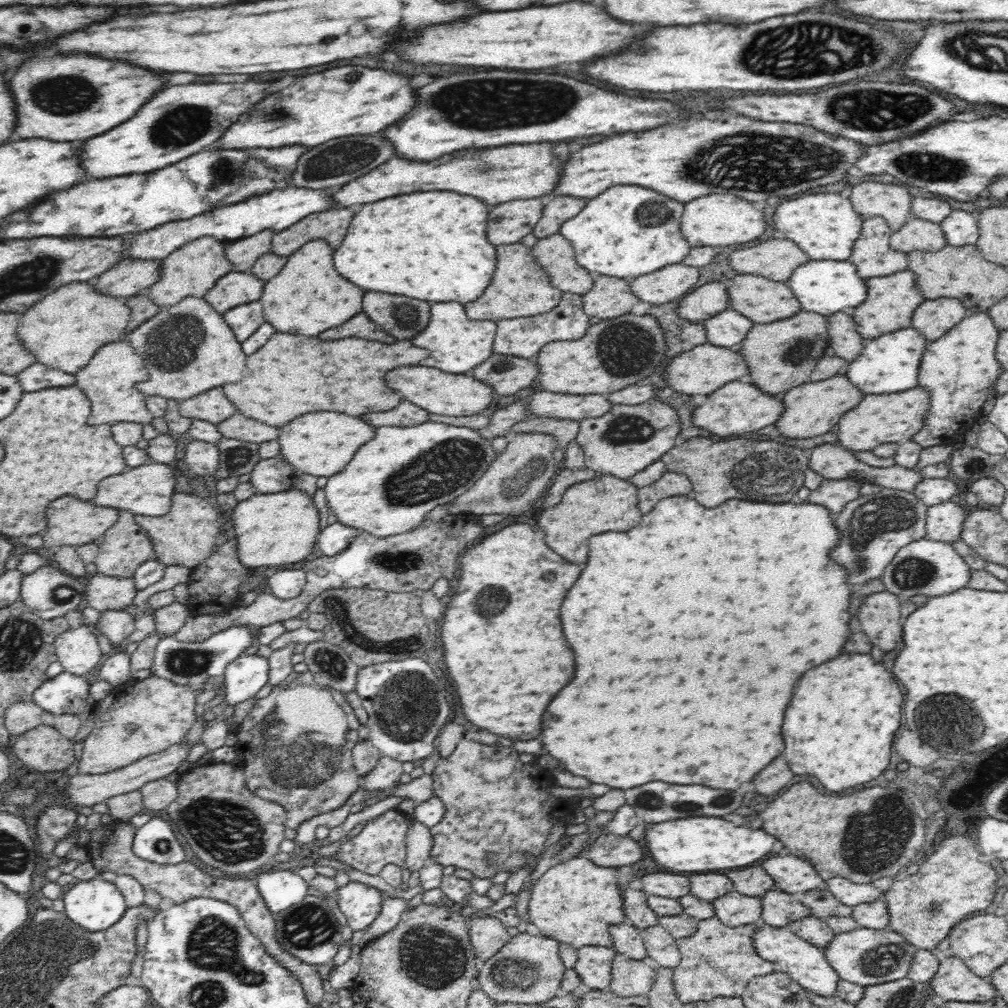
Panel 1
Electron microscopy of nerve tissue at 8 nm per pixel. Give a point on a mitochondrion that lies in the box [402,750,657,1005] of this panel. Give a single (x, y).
(513, 974)

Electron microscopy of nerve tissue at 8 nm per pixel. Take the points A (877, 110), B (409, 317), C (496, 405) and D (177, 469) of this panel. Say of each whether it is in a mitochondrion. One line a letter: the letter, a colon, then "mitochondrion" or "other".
A: mitochondrion
B: mitochondrion
C: other
D: other

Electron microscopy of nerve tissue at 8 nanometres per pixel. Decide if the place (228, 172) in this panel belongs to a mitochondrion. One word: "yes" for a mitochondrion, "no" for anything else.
yes

